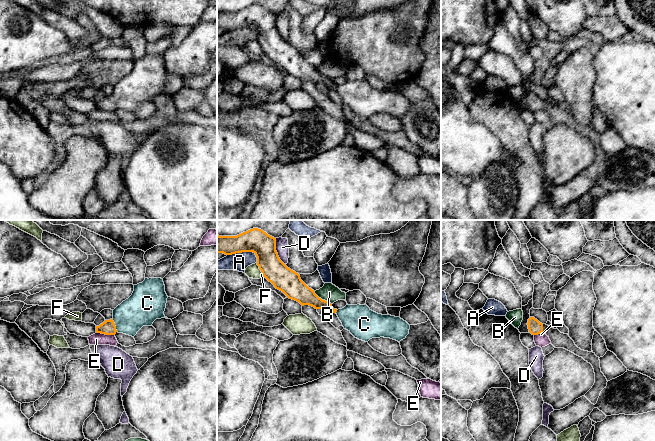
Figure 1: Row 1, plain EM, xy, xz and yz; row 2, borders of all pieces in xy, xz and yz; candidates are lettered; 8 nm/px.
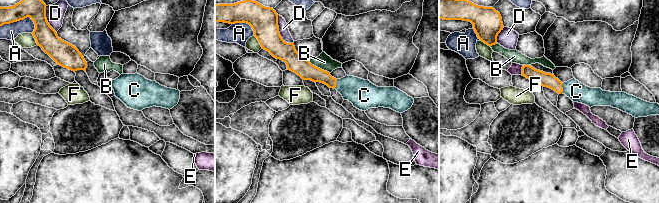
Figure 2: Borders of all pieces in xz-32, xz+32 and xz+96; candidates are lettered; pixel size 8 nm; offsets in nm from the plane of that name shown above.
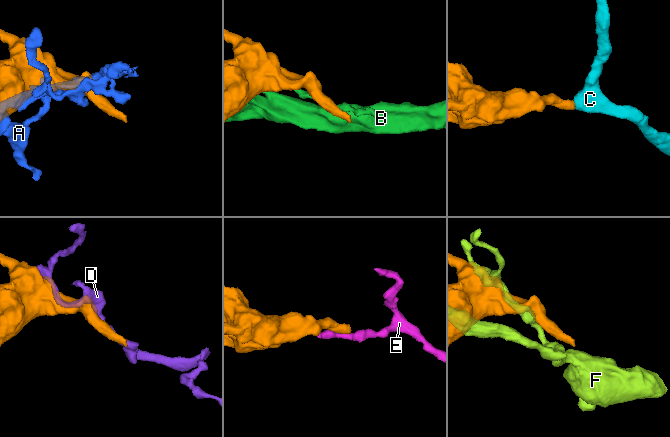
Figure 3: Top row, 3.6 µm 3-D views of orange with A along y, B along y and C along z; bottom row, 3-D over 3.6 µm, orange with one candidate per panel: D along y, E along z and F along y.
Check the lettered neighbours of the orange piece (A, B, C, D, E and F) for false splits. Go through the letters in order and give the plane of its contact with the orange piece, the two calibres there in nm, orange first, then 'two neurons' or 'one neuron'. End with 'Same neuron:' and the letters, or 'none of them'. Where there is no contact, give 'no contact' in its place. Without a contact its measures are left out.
A: contact in xz; calibres 200 and 140 nm; two neurons
B: contact in xz; calibres 180 and 140 nm; two neurons
C: contact in xy; calibres 120 and 280 nm; one neuron
D: contact in xz; calibres 200 and 110 nm; two neurons
E: contact in xy; calibres 120 and 100 nm; two neurons
F: contact in xz; calibres 200 and 110 nm; two neurons
Same neuron: C

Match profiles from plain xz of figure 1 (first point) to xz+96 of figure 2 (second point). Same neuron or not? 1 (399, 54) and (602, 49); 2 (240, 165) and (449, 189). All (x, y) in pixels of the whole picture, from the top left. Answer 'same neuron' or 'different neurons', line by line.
1: same neuron
2: same neuron

